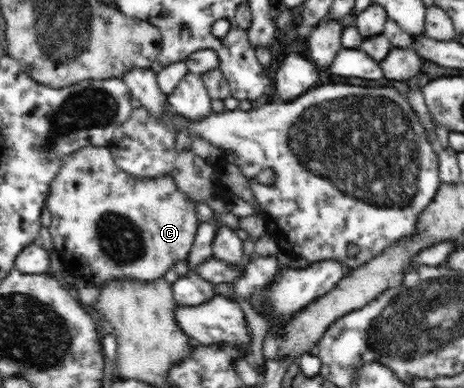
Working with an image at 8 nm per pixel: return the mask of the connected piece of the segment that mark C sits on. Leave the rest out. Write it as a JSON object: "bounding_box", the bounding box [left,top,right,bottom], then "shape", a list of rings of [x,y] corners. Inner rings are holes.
{"bounding_box":[45,146,199,289],"shape":[[[107,146],[80,149],[66,156],[59,170],[52,180],[45,206],[51,214],[49,232],[54,252],[69,274],[100,289],[104,282],[124,278],[152,282],[163,278],[176,262],[186,261],[199,230],[196,201],[177,188],[171,175],[156,179],[131,176],[116,164]]]}

